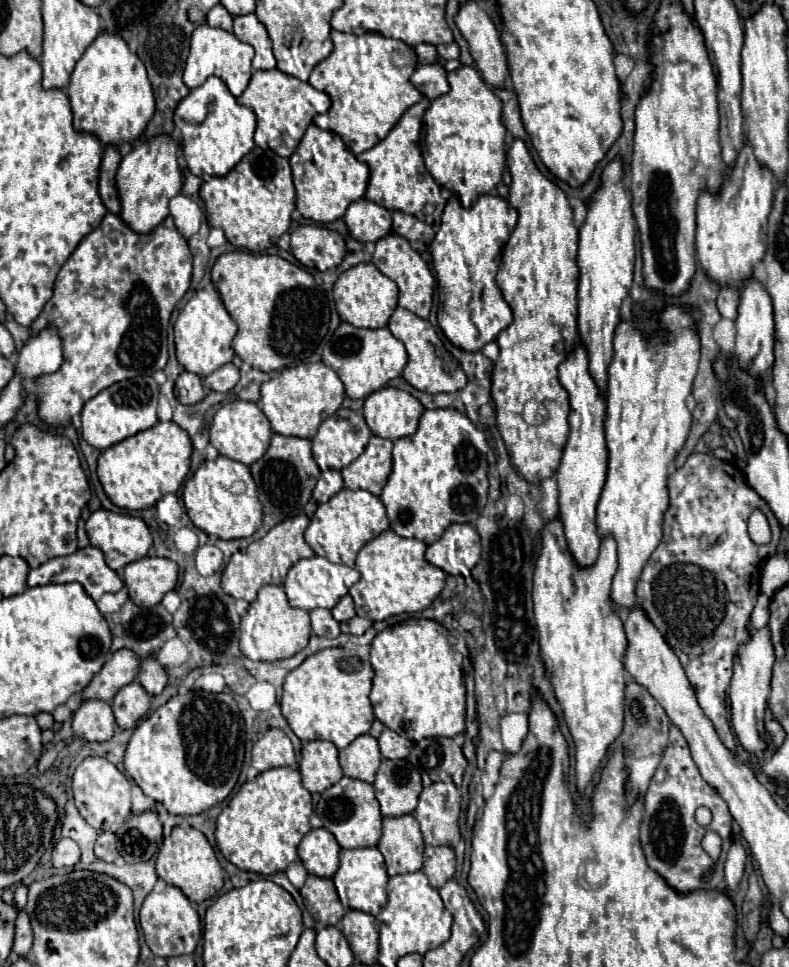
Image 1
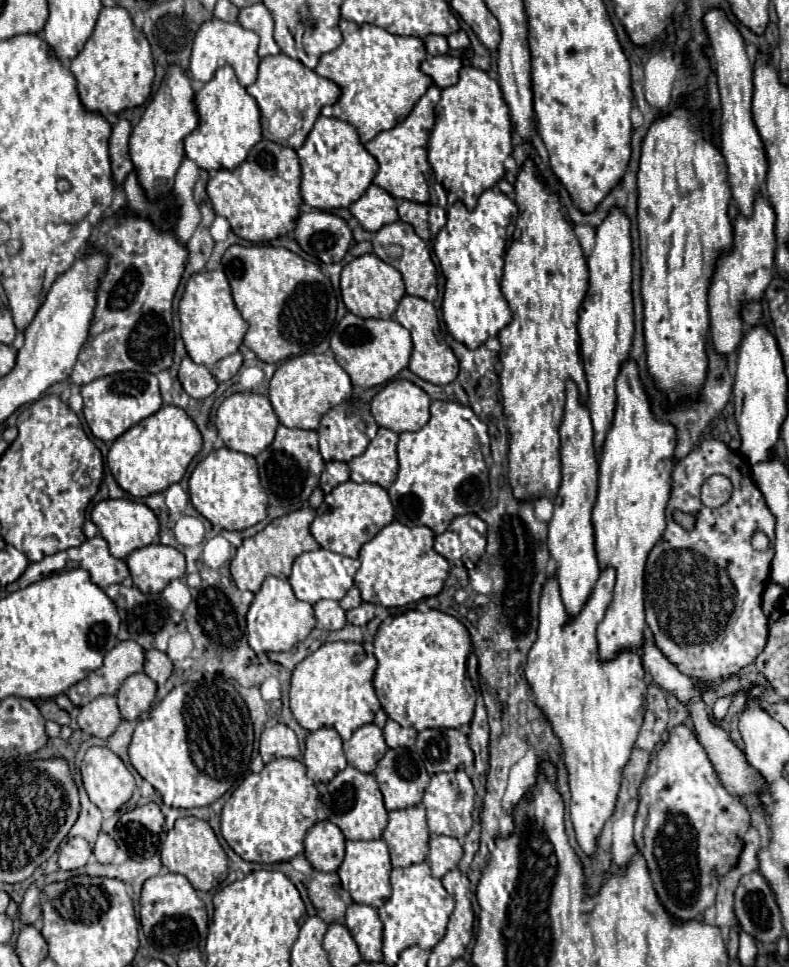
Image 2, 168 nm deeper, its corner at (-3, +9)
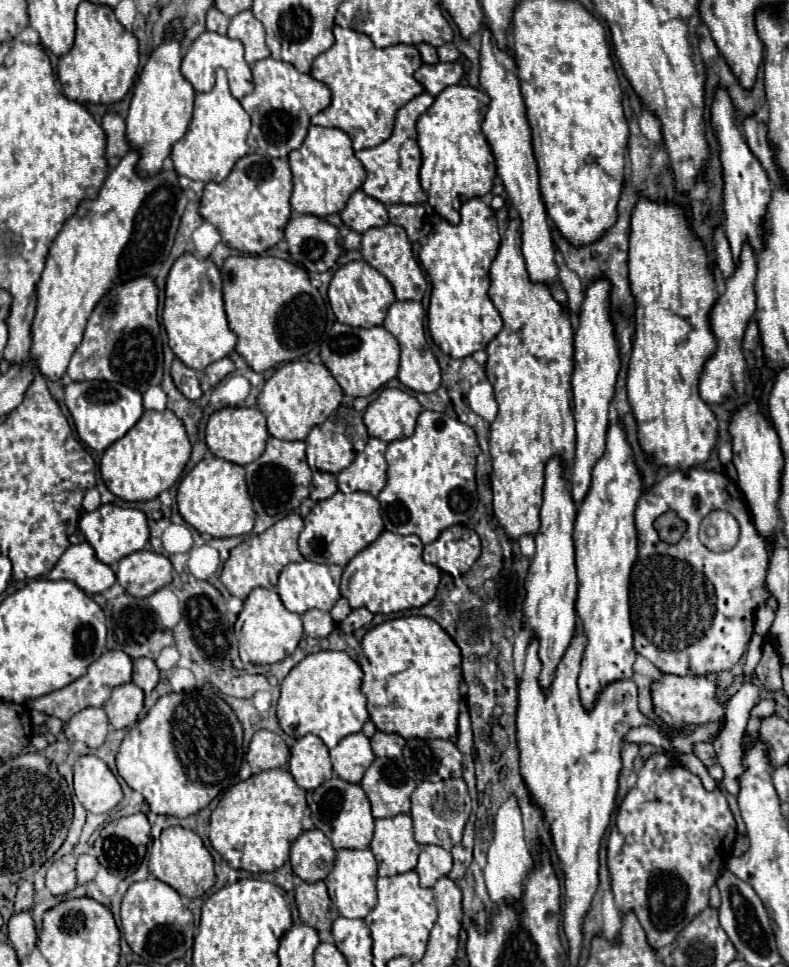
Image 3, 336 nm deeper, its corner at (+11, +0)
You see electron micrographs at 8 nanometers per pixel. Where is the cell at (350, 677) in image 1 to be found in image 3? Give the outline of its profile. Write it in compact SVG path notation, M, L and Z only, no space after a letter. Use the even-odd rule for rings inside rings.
M321 650L303 658L281 682L281 696L277 700L277 718L285 734L303 738L305 734L319 736L327 748L335 748L339 740L361 732L369 718L365 696L361 694L361 666L349 658L347 652Z

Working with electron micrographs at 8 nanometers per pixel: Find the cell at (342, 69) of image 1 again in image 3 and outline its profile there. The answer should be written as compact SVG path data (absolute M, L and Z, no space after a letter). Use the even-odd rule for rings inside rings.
M335 26L333 34L335 44L311 66L311 76L331 90L331 104L312 117L311 124L347 132L355 152L373 148L391 136L397 110L423 92L423 86L413 78L421 66L419 50L407 44L375 48L367 34L341 26Z

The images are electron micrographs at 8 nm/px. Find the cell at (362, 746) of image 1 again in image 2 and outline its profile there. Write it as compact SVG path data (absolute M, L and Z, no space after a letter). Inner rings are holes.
M369 723L359 727L349 741L343 743L343 751L347 757L347 763L363 773L373 773L379 759L387 751L387 743L383 739L383 731Z

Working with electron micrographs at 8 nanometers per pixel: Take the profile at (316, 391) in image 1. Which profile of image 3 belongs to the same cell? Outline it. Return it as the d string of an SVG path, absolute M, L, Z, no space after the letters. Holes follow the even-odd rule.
M287 362L265 382L257 398L257 408L267 418L269 434L279 440L305 440L309 430L327 420L341 404L343 390L323 364Z

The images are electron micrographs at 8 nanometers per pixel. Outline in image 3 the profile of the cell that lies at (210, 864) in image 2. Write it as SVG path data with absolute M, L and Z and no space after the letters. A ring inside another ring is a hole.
M171 826L161 832L159 850L153 850L153 854L149 858L149 872L157 880L169 884L181 896L187 896L187 898L203 896L215 882L213 858L207 852L207 848L203 846L203 840L193 830L187 830L181 826Z

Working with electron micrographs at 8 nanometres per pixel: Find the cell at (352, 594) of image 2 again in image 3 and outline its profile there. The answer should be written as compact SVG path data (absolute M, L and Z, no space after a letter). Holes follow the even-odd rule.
M339 598L337 600L337 604L333 606L333 610L331 610L331 618L339 624L341 620L345 620L345 616L351 612L351 606L349 606L349 602L345 600L345 598Z

